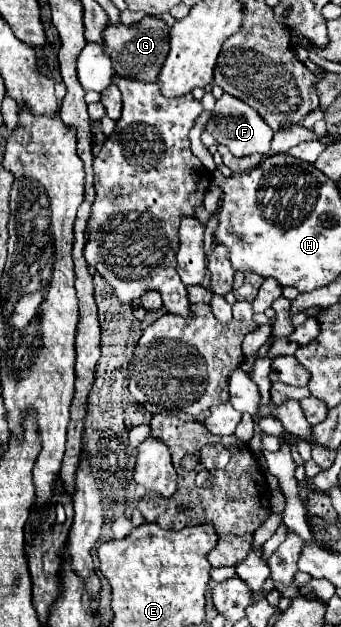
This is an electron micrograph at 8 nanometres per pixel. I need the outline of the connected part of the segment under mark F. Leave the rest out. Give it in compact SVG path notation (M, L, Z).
M224 93L216 101L216 107L206 123L206 131L216 139L218 145L226 145L236 157L246 157L252 153L260 153L264 157L270 155L270 141L272 141L274 131L266 125L266 121L250 105L244 105L244 101L238 101L236 97L228 93Z

